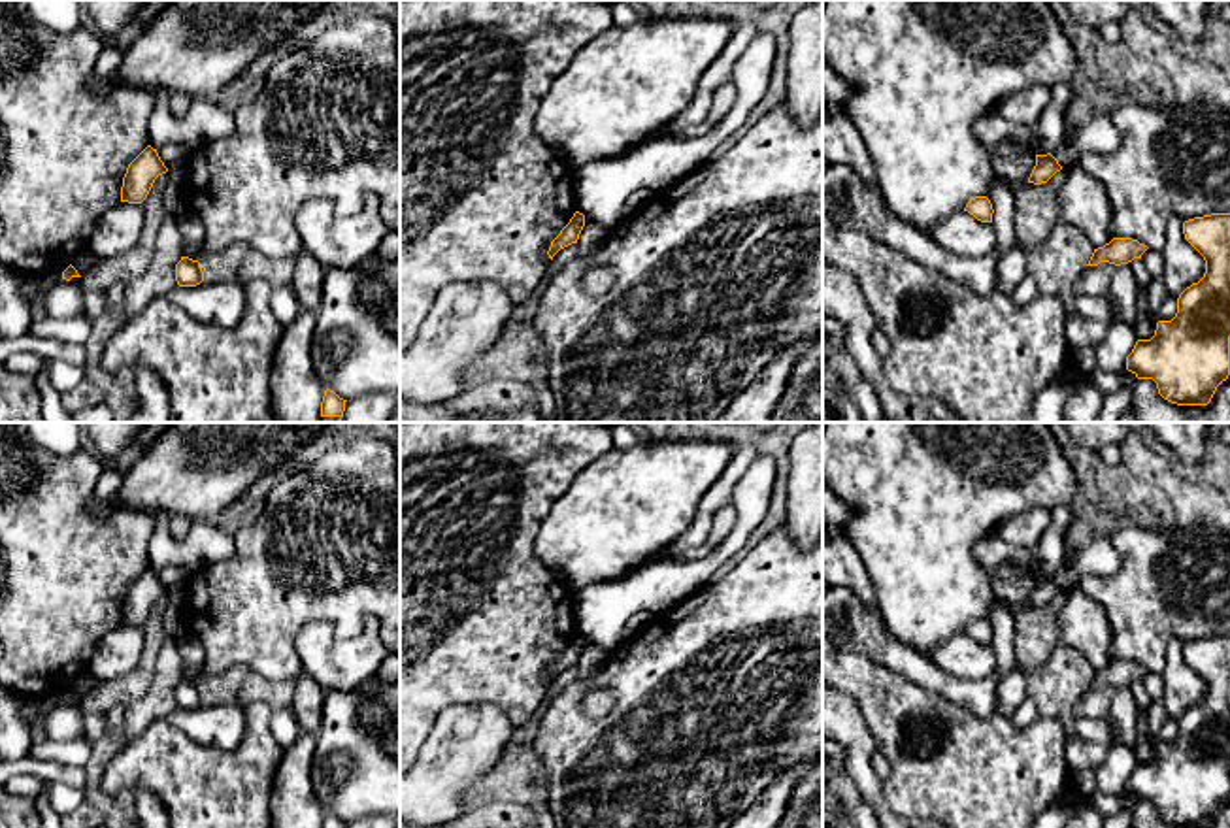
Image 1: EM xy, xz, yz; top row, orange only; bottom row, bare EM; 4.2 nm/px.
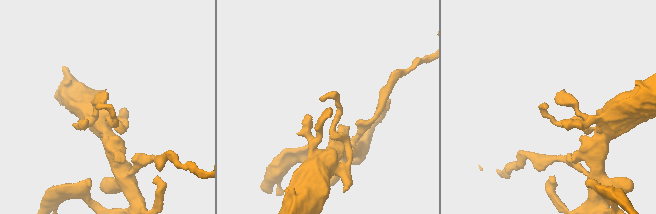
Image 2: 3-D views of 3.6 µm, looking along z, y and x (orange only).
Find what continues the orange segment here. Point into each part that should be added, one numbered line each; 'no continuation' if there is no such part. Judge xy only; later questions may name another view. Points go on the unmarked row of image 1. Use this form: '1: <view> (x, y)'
no continuation

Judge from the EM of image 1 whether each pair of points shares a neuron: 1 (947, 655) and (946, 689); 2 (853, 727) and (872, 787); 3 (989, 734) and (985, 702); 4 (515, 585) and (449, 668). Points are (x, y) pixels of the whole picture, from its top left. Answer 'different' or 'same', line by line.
1: different
2: same
3: different
4: same

